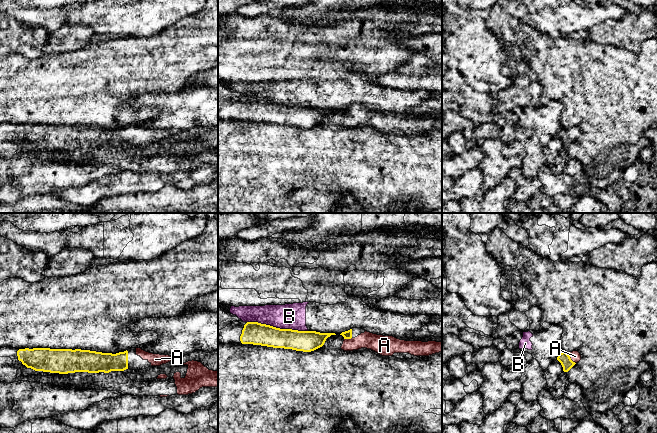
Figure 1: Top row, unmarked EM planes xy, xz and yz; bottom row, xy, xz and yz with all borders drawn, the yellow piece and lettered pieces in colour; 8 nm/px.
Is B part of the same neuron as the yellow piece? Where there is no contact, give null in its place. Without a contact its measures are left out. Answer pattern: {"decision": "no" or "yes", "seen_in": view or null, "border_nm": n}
{"decision": "no", "seen_in": "xz", "border_nm": 500}

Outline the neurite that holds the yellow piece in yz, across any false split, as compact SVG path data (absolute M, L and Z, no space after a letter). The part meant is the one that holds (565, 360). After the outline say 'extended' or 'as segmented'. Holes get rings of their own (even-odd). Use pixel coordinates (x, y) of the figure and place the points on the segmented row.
M578 351L569 353L562 352L558 355L557 360L561 363L564 372L568 372L577 362L581 360L581 355Z; extended

